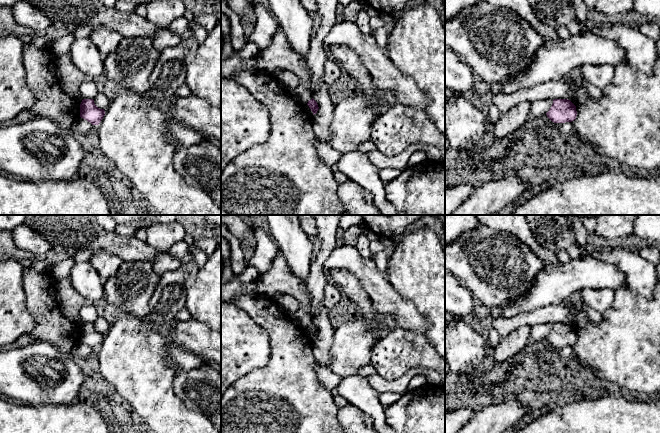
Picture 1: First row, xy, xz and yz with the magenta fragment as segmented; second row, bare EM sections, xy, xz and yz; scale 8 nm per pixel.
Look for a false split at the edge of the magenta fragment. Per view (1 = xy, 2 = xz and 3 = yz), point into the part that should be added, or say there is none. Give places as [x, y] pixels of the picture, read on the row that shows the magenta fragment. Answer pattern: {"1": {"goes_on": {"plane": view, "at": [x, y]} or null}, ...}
{"1": {"goes_on": null}, "2": {"goes_on": null}, "3": {"goes_on": null}}

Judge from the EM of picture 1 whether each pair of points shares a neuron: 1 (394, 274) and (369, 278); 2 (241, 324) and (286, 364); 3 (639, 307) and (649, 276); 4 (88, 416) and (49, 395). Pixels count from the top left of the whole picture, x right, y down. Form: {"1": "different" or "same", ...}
{"1": "different", "2": "different", "3": "different", "4": "different"}

